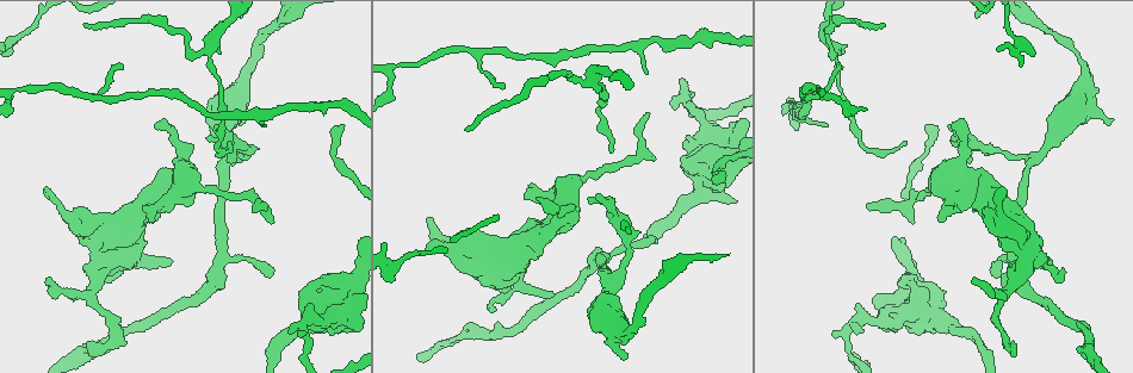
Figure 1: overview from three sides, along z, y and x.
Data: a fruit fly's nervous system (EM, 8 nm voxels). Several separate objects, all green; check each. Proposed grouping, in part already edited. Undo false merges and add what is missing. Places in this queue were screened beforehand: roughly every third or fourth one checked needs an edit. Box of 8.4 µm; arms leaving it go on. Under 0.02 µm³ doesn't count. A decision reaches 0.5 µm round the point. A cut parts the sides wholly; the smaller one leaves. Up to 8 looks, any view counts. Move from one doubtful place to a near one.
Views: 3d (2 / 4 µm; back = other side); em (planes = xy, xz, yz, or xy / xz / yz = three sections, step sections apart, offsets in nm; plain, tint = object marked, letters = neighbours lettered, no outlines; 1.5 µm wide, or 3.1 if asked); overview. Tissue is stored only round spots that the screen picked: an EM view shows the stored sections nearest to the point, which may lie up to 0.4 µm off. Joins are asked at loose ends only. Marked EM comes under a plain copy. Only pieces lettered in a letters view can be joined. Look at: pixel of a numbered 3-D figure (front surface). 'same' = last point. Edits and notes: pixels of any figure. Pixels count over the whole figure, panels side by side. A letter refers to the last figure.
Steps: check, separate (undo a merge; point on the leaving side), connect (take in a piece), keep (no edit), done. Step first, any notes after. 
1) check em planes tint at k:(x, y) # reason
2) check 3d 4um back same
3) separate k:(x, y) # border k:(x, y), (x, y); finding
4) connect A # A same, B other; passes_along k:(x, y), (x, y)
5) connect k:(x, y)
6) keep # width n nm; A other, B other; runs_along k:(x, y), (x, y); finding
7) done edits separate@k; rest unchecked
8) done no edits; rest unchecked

check 3d 4um at 1:(122, 68) # thin end

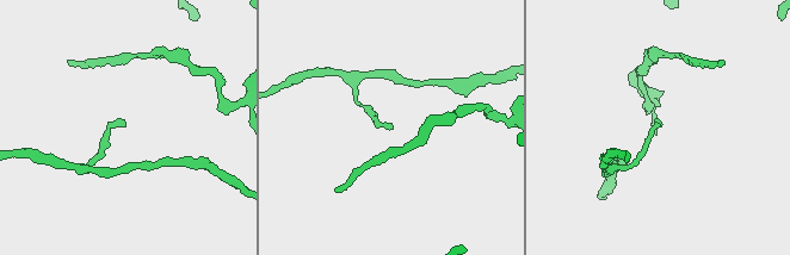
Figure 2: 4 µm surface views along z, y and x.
check em yz step 8 tint at 2:(123, 125)

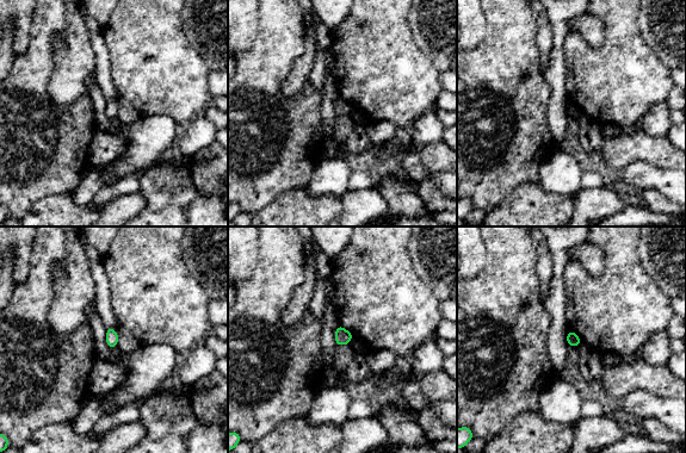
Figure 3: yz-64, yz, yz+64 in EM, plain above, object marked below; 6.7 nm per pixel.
check em planes letters same # cut it another way

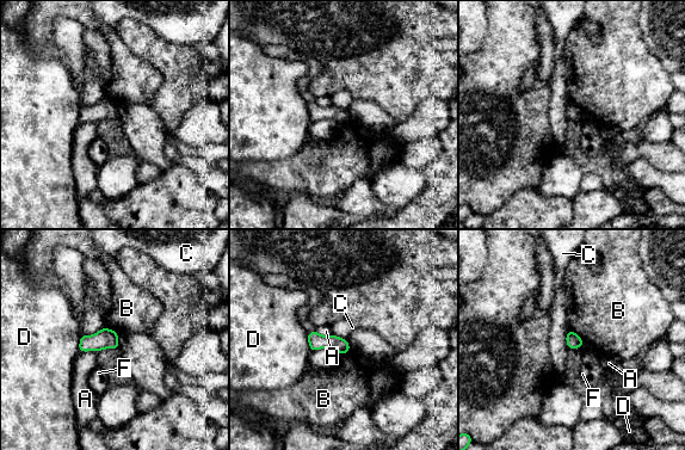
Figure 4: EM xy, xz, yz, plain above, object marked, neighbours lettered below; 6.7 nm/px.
keep # width 100 nm; A other, B other, C other, D other, F other; border 4:(571, 330), (566, 336), (568, 349); none of them fits

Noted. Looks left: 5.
check em yz step 4 letters at 1:(953, 126) # branch stops here

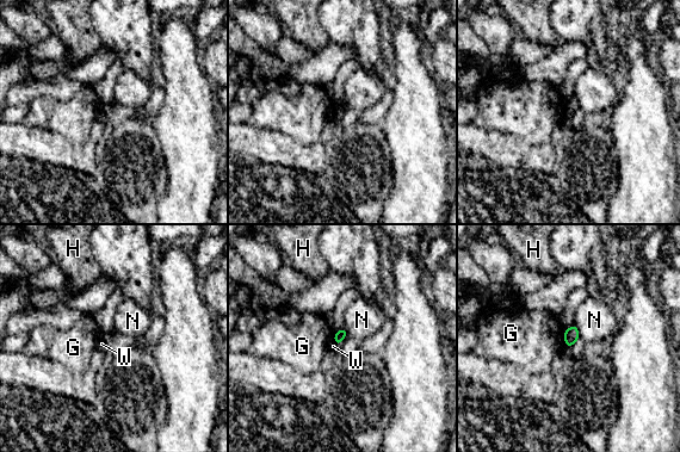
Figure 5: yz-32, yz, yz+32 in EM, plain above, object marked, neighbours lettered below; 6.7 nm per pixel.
check em planes letters same # another direction

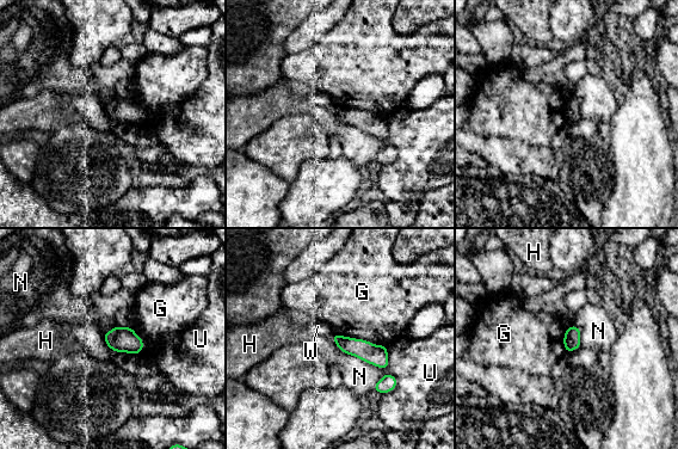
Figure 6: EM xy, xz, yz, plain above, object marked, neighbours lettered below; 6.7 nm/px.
keep # longest_contact G 360 nm; G other, H other, N other, U other, W other; none of them fits

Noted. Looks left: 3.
check 3d 2um at 1:(626, 357) # free end

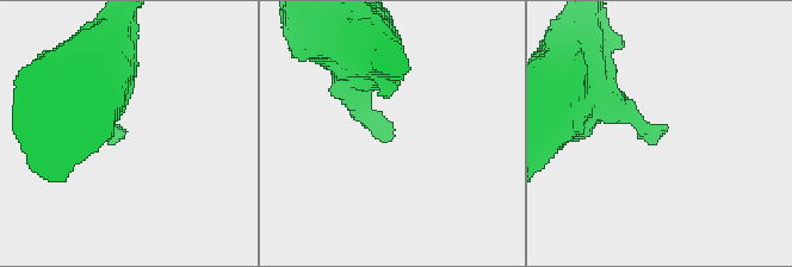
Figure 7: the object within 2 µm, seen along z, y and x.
check em planes letters at 7:(664, 129) # shape alone is not enough

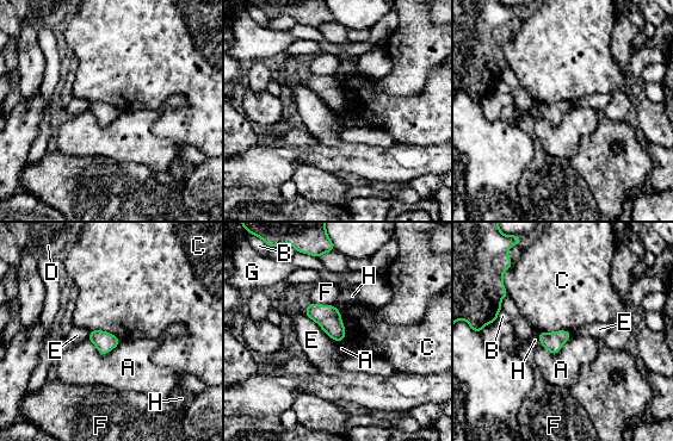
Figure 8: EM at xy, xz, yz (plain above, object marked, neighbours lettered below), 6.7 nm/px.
keep # A other, B other, C other, D other, E other, F other, G other, H other; no lettered piece goes on from it

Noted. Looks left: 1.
done no edits; rest unchecked

